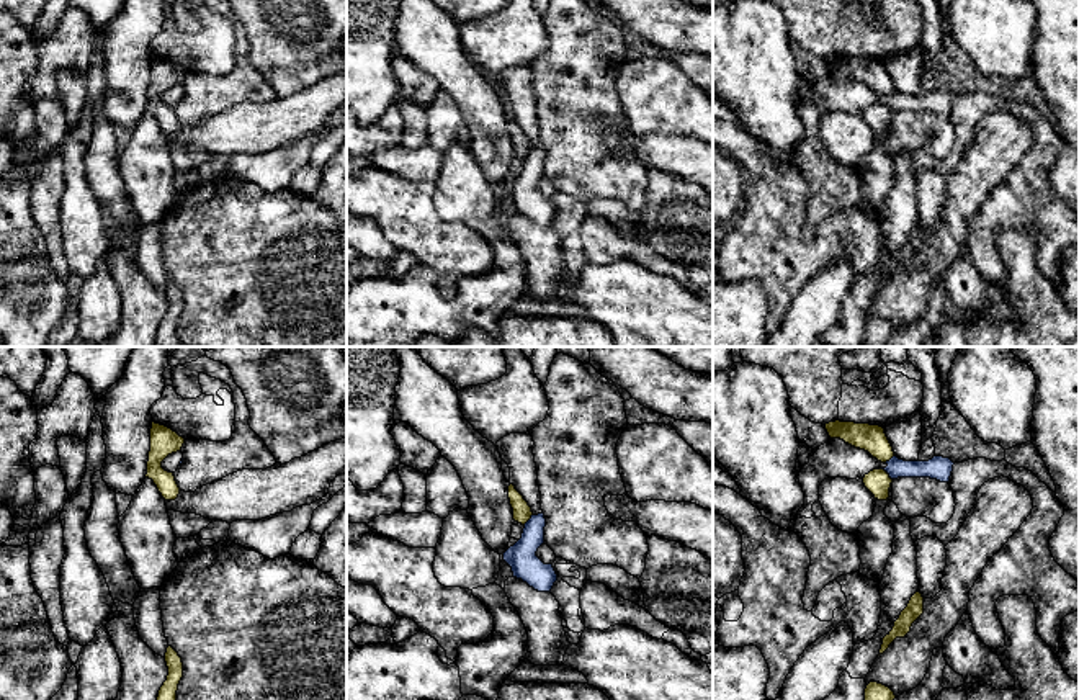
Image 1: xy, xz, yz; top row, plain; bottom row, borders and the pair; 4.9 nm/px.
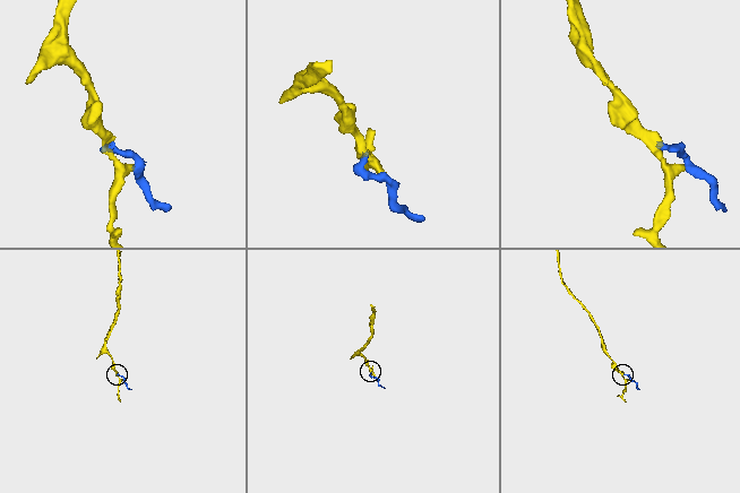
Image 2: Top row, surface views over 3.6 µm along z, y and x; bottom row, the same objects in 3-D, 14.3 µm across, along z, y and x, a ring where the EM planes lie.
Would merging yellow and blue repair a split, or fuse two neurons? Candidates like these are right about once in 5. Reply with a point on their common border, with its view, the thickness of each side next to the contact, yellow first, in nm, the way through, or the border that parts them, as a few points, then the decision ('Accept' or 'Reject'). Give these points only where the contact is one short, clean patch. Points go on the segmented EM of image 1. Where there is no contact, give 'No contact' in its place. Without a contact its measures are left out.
Touches yellow at yz (886, 473). Thickness 120 nm (yellow) against 110 nm. Reject

